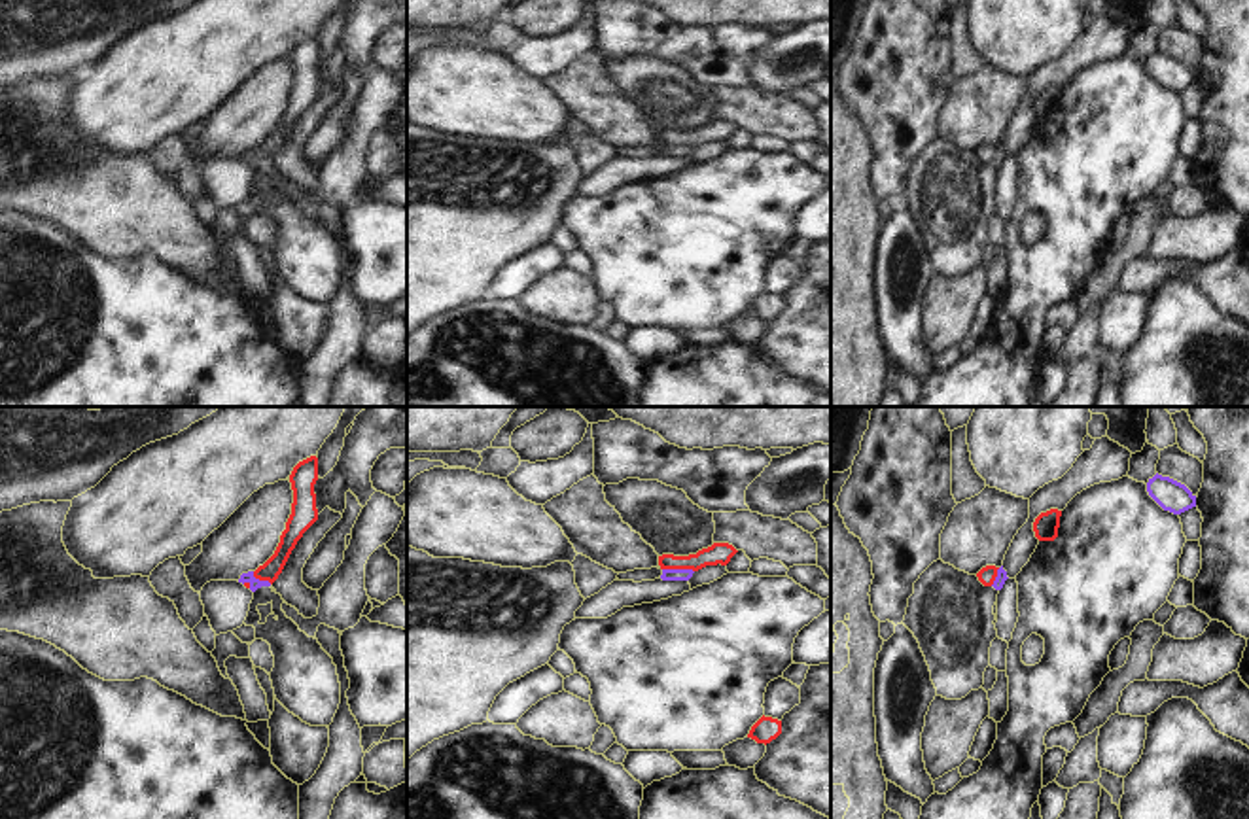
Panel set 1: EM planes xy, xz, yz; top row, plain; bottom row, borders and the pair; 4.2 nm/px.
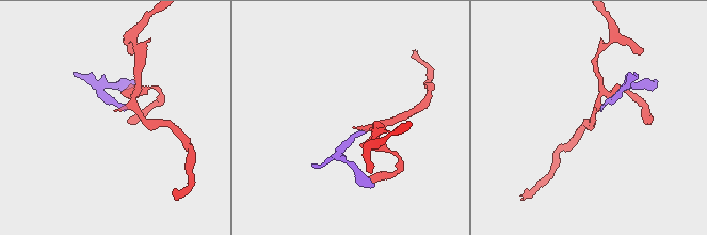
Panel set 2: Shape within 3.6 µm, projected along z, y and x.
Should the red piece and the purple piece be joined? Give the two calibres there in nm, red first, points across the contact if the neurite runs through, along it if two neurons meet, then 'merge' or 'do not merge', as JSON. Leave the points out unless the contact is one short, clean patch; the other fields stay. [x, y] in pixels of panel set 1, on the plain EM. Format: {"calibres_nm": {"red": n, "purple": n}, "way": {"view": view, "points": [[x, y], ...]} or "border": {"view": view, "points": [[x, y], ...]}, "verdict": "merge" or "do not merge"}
{"calibres_nm": {"red": 100, "purple": 50}, "border": {"view": "xz", "points": [[663, 144], [689, 144], [693, 148]]}, "verdict": "do not merge"}

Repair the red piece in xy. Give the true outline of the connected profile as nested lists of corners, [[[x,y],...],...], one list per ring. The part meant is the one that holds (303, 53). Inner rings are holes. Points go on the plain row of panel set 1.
[[[310,32],[293,44],[290,51],[293,66],[291,91],[286,98],[286,106],[280,112],[280,119],[274,131],[254,148],[255,155],[269,157],[273,161],[282,149],[297,117],[318,96],[316,70],[314,70],[316,57],[318,57],[316,32]]]

